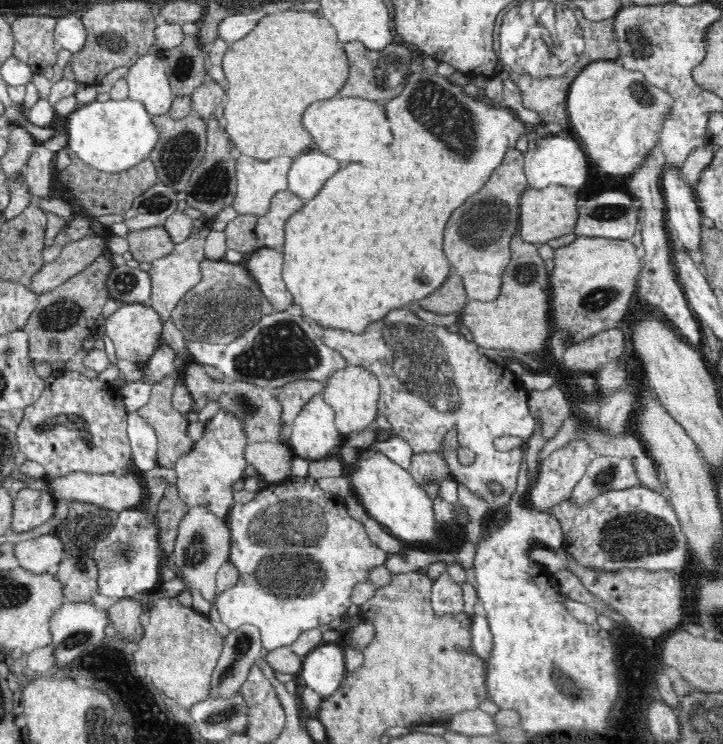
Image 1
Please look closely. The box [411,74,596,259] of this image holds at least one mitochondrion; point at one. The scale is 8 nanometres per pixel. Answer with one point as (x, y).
(487, 222)

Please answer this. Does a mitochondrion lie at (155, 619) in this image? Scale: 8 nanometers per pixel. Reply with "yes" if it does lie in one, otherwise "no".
no

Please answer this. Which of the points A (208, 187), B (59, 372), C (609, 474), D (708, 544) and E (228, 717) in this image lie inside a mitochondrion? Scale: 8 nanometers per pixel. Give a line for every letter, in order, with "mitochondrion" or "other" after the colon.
A: mitochondrion
B: other
C: mitochondrion
D: other
E: mitochondrion

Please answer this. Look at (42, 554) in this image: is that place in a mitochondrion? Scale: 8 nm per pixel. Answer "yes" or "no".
no

